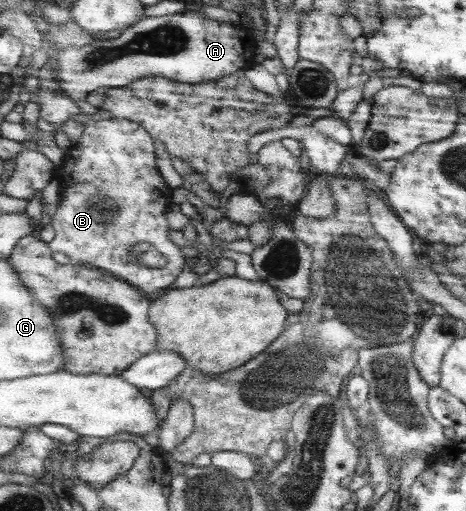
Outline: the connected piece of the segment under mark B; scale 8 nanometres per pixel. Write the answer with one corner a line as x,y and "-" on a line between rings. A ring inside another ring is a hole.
112,116
99,121
88,120
84,124
80,142
65,150
62,165
56,170
56,178
62,188
62,201
51,217
55,237
49,242
49,247
54,252
62,252
73,263
102,269
136,286
151,298
157,297
156,292
167,290
168,286
182,274
186,257
180,246
174,244
169,237
171,229
166,220
166,212
172,204
170,202
172,188
166,185
156,166
154,138
140,122
-
140,242
148,242
163,254
167,258
166,266
152,268
138,262
132,256
132,248
134,244

